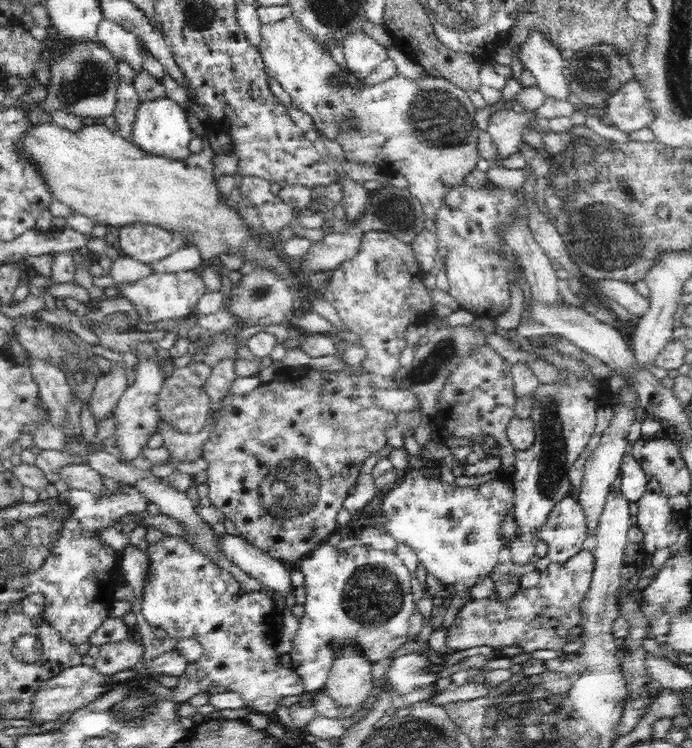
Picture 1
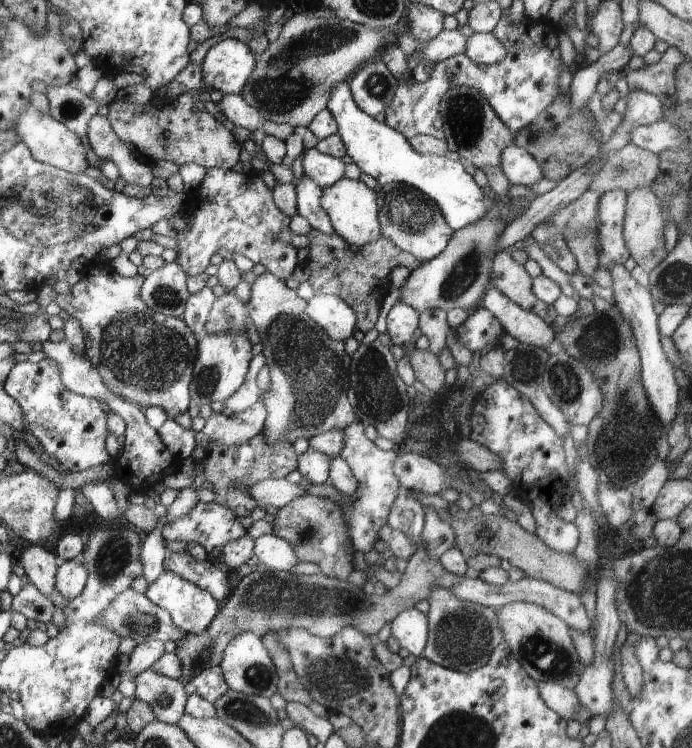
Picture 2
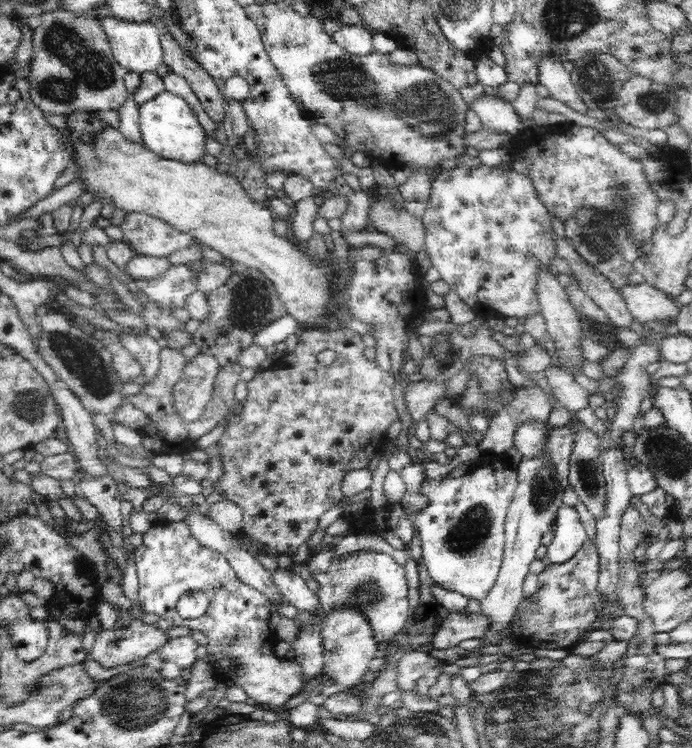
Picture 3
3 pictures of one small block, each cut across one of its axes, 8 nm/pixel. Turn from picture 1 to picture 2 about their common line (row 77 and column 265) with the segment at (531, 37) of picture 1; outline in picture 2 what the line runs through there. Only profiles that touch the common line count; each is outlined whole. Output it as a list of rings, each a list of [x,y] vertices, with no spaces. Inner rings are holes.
[[[276,534],[258,536],[254,543],[254,555],[267,569],[289,572],[300,562],[287,540]]]

